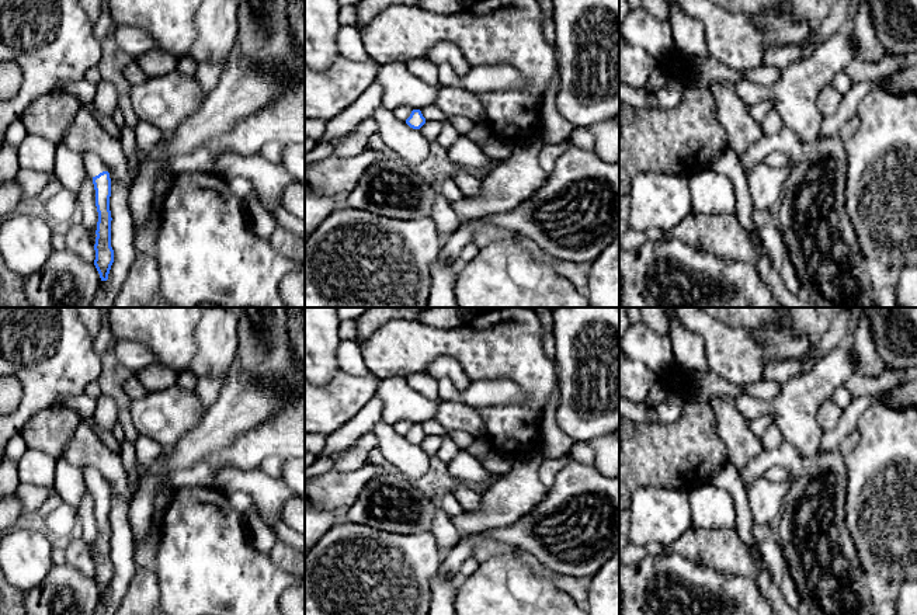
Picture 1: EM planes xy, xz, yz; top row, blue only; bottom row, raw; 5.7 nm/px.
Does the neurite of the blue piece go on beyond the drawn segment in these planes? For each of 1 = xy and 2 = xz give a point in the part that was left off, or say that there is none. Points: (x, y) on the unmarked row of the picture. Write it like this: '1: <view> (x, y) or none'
1: xy (94, 480)
2: none

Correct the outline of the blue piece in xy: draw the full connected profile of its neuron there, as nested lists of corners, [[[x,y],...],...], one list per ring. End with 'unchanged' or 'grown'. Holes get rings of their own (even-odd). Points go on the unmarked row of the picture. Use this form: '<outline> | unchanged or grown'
[[[83,468],[84,482],[87,489],[93,493],[95,504],[95,521],[98,527],[98,536],[95,545],[95,574],[94,580],[100,588],[101,595],[108,594],[111,580],[114,577],[114,564],[111,562],[111,493],[105,479],[94,468]]] | grown

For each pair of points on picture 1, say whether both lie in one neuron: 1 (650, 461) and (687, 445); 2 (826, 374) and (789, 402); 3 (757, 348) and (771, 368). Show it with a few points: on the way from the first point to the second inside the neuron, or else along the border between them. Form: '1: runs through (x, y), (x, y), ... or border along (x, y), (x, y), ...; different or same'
1: runs through (659, 455), (678, 454); same
2: runs through (817, 382), (798, 400); same
3: border along (799, 360), (768, 361), (761, 375); different

